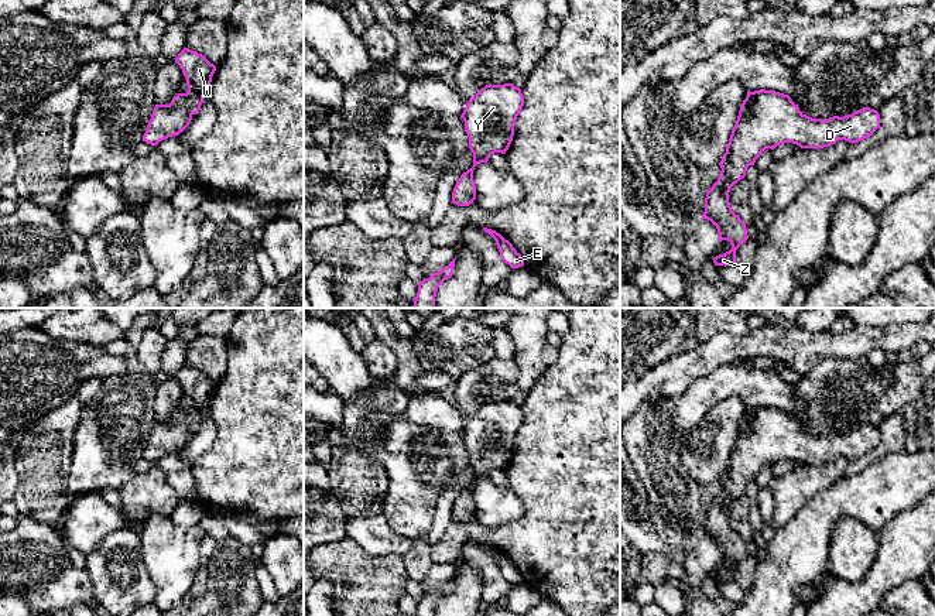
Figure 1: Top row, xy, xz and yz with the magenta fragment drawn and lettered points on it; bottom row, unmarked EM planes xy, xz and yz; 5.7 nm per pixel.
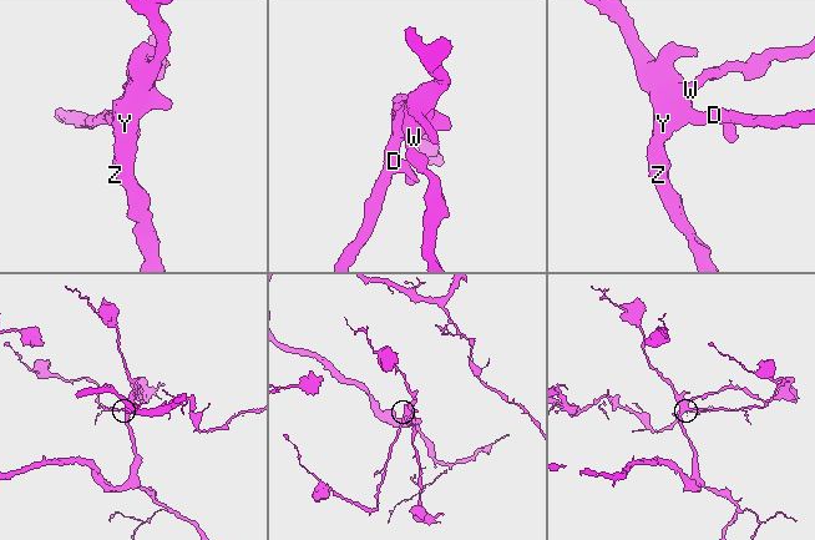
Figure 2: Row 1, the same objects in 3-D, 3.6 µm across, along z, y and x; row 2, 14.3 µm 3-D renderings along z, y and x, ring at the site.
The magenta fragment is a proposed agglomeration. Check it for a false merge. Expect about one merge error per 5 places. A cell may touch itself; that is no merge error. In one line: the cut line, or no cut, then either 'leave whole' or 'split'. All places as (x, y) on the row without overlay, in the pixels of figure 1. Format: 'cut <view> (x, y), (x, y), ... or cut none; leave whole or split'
cut none; leave whole

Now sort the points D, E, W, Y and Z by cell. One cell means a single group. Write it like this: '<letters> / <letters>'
D E W Y Z

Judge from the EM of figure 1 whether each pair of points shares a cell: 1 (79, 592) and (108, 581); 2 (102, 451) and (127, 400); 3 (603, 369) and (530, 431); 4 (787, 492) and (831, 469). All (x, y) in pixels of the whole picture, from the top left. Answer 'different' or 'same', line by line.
1: different
2: same
3: same
4: same

